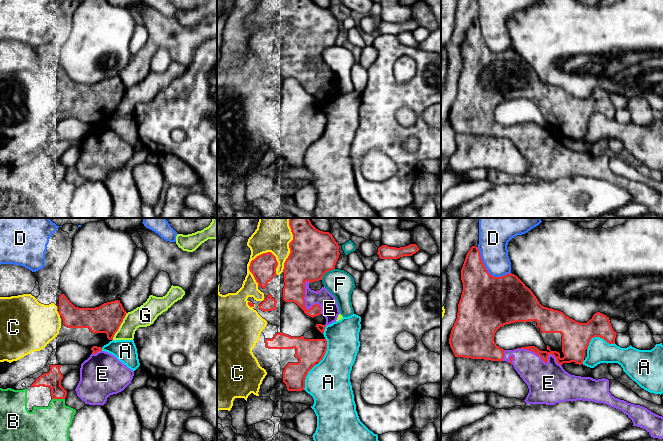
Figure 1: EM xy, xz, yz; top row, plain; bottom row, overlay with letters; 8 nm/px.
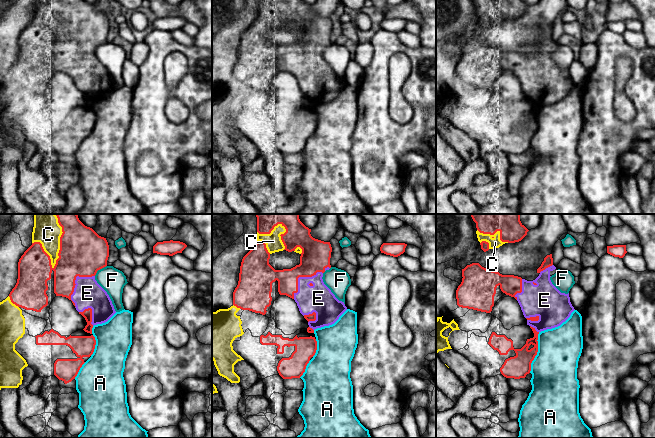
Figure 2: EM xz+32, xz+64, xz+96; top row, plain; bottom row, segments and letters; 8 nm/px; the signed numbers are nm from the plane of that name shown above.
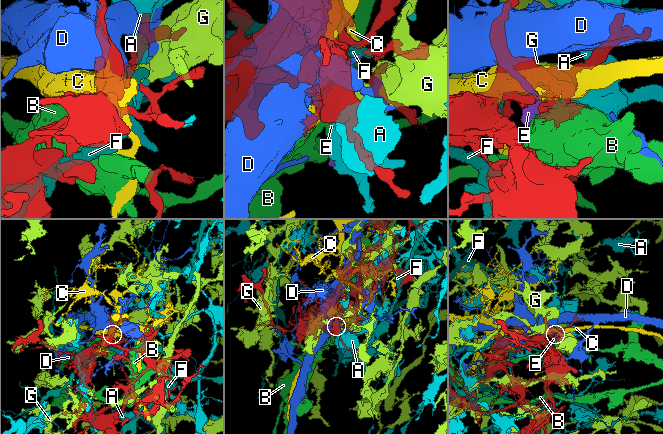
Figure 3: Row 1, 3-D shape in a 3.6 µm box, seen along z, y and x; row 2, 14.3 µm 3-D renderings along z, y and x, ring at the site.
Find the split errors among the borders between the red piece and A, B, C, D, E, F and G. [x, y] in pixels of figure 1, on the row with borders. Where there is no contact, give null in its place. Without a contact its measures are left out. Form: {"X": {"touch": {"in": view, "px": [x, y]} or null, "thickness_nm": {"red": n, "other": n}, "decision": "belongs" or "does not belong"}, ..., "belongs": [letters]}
{"A": {"touch": {"in": "yz", "px": [597, 336]}, "thickness_nm": {"red": 240, "other": 190}, "decision": "does not belong"}, "B": {"touch": {"in": "xy", "px": [58, 398]}, "thickness_nm": {"red": 140, "other": 280}, "decision": "does not belong"}, "C": {"touch": {"in": "xz", "px": [250, 264]}, "thickness_nm": {"red": 200, "other": 220}, "decision": "does not belong"}, "D": {"touch": {"in": "yz", "px": [487, 271]}, "thickness_nm": {"red": 440, "other": 240}, "decision": "does not belong"}, "E": {"touch": {"in": "xz", "px": [304, 304]}, "thickness_nm": {"red": 190, "other": 140}, "decision": "belongs"}, "F": {"touch": {"in": "xz", "px": [326, 271]}, "thickness_nm": {"red": 360, "other": 220}, "decision": "does not belong"}, "G": {"touch": {"in": "xy", "px": [119, 326]}, "thickness_nm": {"red": 240, "other": 170}, "decision": "does not belong"}, "belongs": ["E"]}

